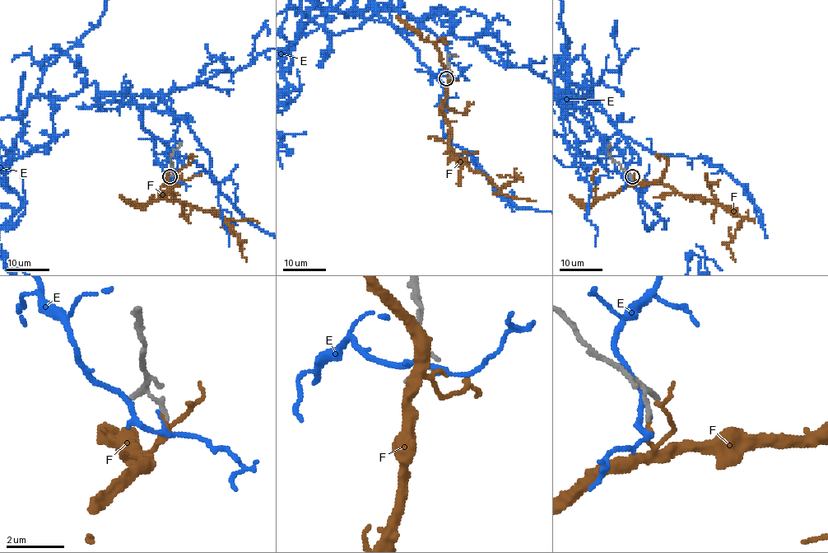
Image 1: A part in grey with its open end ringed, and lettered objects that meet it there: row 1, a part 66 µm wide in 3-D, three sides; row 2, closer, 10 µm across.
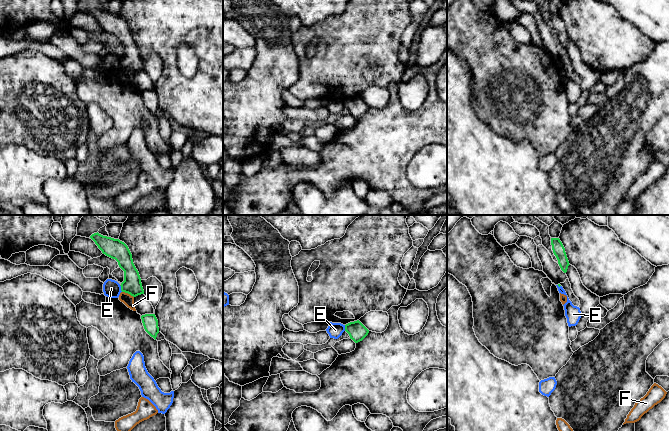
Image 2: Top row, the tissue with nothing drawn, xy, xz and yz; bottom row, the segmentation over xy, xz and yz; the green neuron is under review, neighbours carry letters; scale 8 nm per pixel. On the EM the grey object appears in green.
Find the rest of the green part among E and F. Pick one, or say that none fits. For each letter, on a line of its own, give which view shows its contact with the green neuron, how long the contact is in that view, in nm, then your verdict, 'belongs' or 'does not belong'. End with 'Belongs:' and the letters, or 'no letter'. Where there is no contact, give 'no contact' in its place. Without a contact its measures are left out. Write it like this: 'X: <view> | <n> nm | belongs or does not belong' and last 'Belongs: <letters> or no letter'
E: xy | 60 nm | does not belong
F: xy | 110 nm | does not belong
Belongs: no letter

